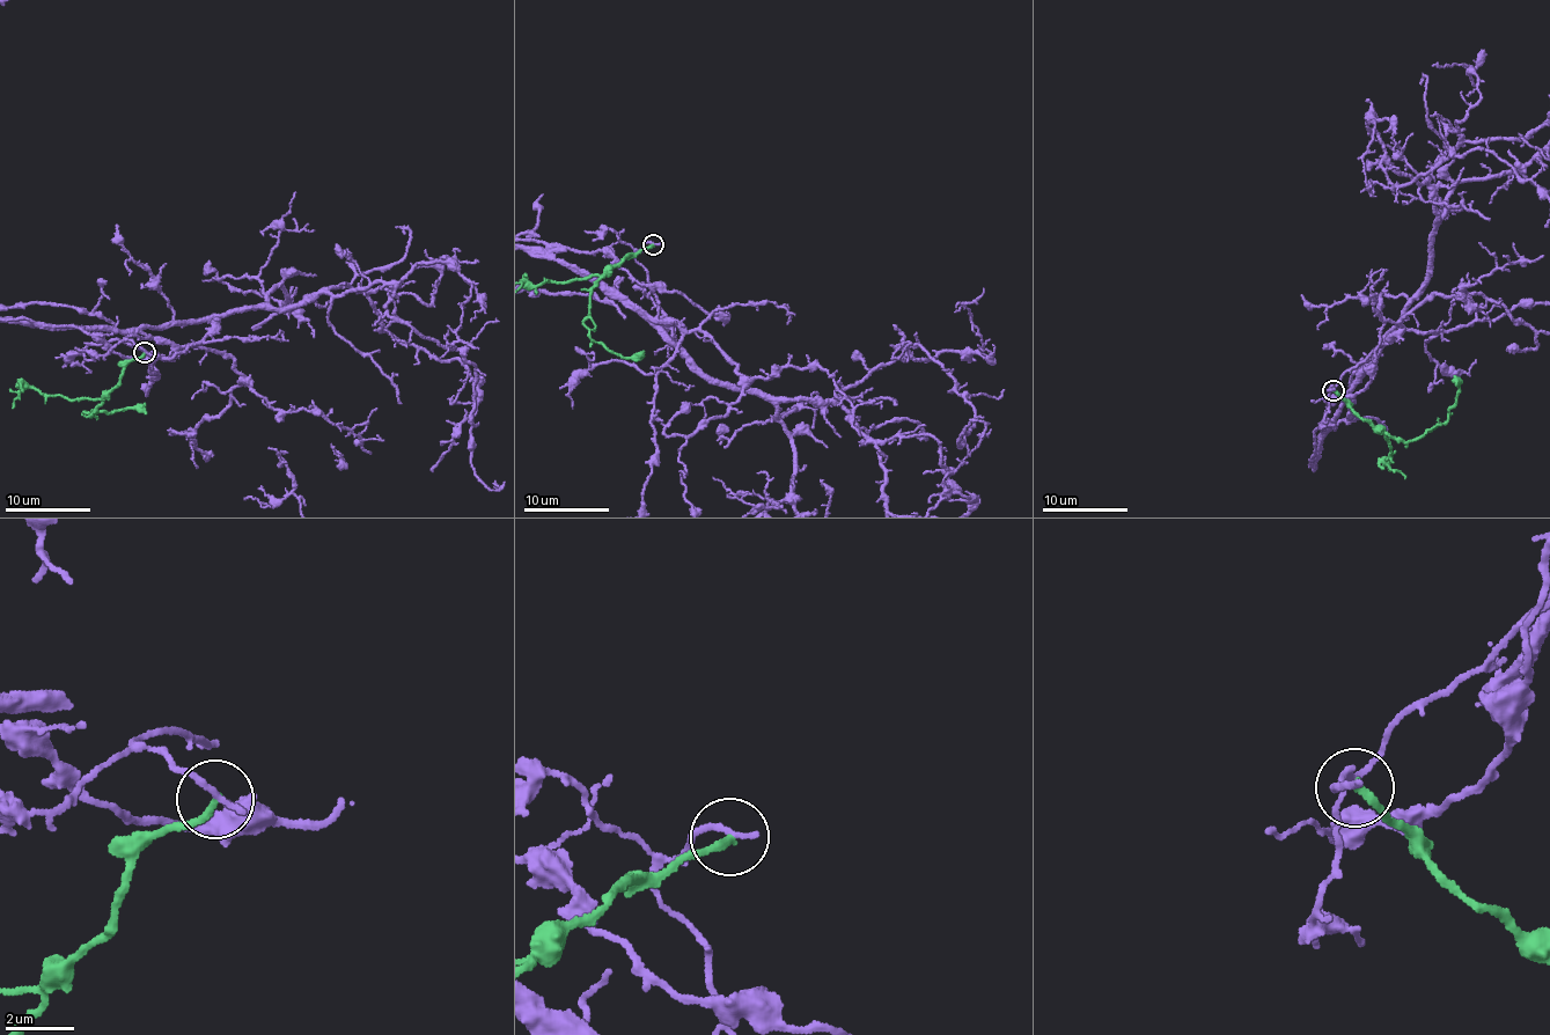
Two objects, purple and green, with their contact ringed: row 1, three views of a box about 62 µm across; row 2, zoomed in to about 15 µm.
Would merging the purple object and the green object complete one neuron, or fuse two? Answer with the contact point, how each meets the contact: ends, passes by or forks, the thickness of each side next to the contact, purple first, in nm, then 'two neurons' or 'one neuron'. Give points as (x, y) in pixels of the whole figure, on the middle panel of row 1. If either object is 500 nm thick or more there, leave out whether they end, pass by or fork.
at (653, 244); purple ends there; green ends there; 240 nm thick on the purple side, 200 nm on the other; two neurons

